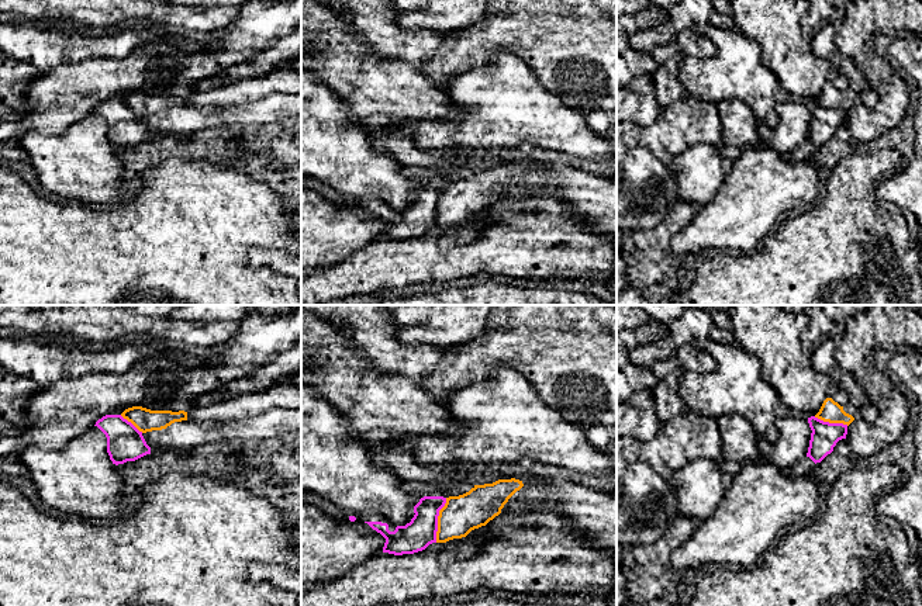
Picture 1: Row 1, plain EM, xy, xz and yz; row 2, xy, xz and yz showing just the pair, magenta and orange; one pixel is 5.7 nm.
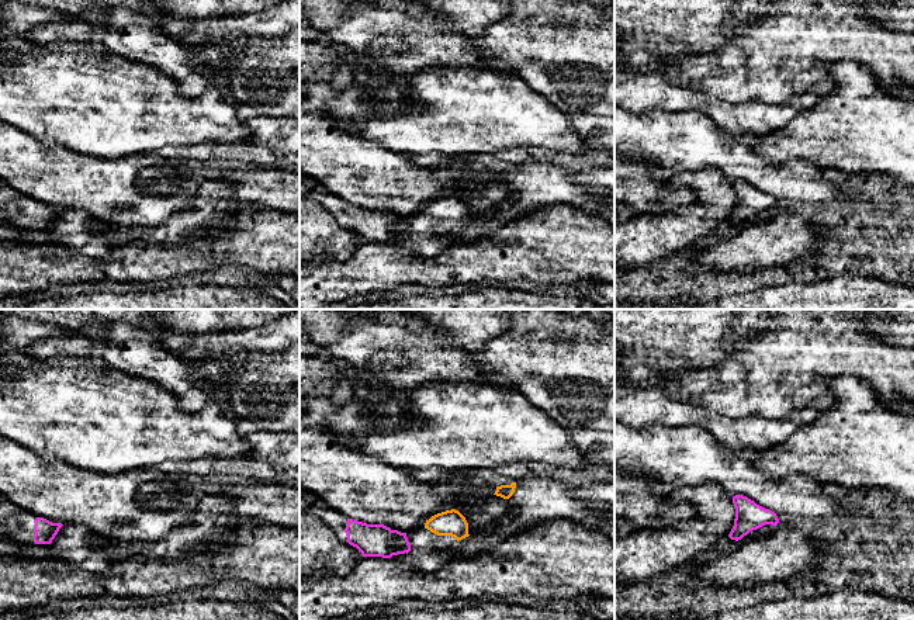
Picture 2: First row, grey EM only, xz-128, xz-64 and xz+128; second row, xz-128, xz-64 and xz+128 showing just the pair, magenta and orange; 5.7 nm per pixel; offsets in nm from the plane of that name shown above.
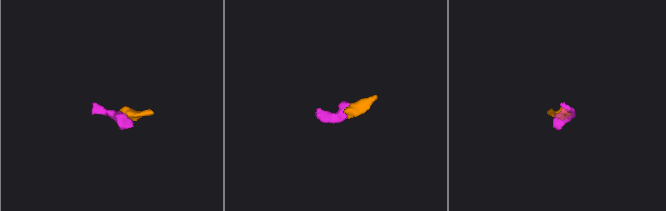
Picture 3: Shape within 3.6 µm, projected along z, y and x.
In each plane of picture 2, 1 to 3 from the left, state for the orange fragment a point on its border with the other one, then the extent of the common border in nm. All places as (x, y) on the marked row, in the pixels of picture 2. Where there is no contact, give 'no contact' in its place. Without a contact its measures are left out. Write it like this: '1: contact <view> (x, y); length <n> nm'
1: no contact
2: no contact
3: no contact

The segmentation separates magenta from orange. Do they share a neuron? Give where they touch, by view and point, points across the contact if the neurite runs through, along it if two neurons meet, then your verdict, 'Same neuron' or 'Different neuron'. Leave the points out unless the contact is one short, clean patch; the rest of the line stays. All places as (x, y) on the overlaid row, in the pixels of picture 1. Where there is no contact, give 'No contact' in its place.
Touches magenta at xz (437, 520). Boundary: xz (446, 498), (439, 511), (435, 542). Different neuron

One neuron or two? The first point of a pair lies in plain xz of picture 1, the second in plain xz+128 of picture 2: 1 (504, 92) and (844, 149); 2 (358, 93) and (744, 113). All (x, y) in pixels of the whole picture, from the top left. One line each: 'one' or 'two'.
1: one
2: one

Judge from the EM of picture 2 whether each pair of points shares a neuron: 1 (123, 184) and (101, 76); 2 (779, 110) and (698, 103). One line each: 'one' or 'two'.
1: two
2: one

